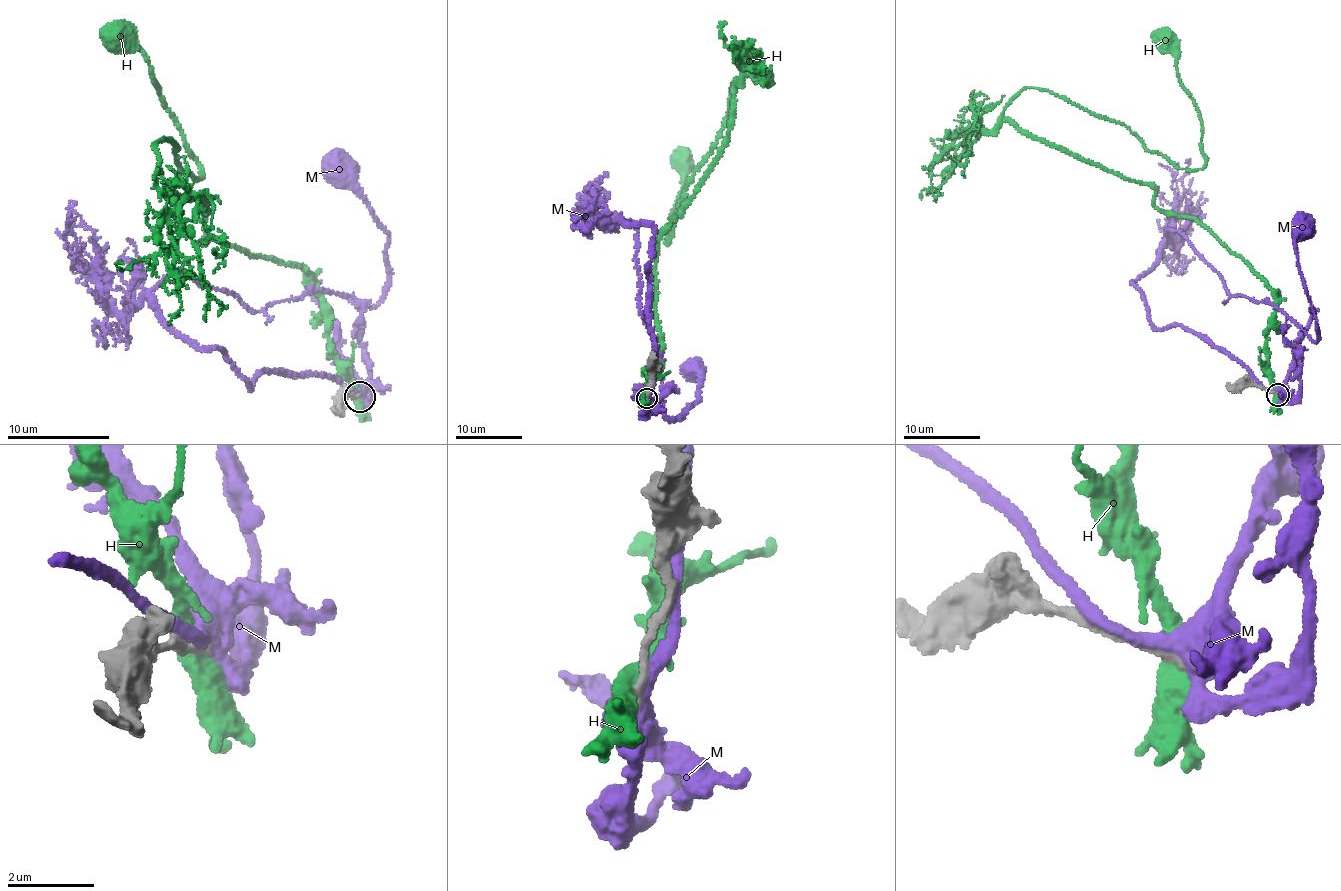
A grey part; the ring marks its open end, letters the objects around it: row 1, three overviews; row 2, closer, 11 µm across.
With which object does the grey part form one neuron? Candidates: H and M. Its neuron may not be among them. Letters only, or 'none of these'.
none of these

